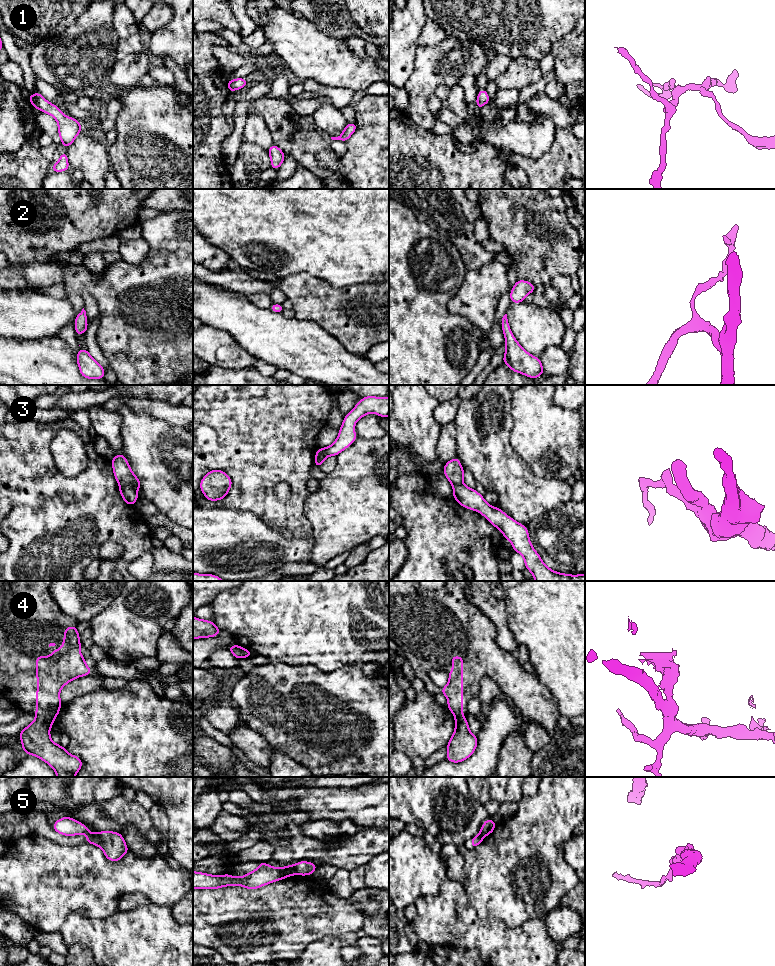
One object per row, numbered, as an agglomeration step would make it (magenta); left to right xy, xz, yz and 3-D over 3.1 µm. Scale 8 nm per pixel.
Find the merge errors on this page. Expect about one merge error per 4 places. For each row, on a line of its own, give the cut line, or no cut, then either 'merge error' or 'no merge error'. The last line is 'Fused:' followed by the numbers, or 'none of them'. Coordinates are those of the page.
1: no cut | no merge error
2: no cut | no merge error
3: xy (120, 485), (131, 485), (134, 488) | merge error
4: xy (36, 716), (42, 716), (52, 721) | merge error
5: xz (283, 867), (288, 867), (294, 873) | merge error
Fused: 3, 4, 5

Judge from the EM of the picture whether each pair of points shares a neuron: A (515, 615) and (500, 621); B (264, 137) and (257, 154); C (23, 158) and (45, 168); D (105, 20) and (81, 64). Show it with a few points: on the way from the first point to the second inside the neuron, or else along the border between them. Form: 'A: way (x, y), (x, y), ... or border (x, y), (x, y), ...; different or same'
A: border (495, 598), (504, 604), (506, 624), (514, 641); different
B: border (241, 141), (260, 145), (267, 150); different
C: way (28, 163), (33, 168), (40, 168); same
D: way (96, 31), (95, 47), (89, 53); same

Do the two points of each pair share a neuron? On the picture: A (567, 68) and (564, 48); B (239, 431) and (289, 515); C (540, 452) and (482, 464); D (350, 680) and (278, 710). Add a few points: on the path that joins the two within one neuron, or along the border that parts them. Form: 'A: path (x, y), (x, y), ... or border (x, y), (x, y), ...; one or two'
A: path (567, 63), (567, 53); one
B: path (255, 453), (255, 486), (267, 498); one
C: border (509, 435), (511, 447), (535, 474); two
D: path (332, 698), (320, 710), (296, 710); one

